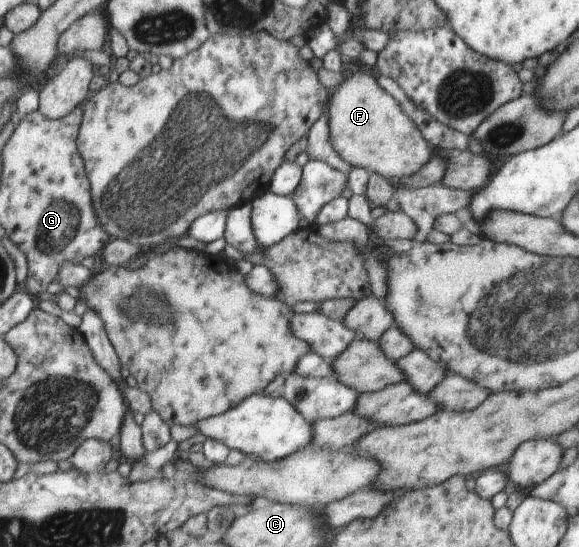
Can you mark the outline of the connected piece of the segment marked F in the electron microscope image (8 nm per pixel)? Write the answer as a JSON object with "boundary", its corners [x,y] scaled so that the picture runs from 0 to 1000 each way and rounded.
{"boundary":[[[620,132],[603,139],[572,172],[565,205],[575,271],[610,305],[627,307],[665,327],[693,327],[725,314],[750,282],[750,271],[731,250],[720,227],[641,135]]]}

